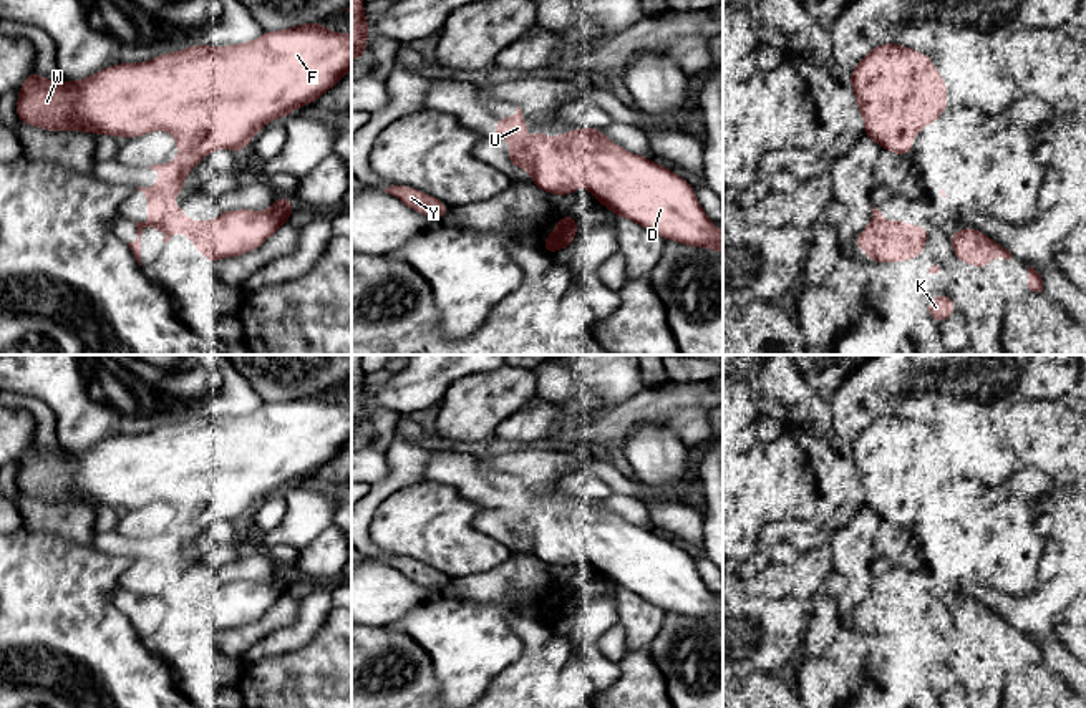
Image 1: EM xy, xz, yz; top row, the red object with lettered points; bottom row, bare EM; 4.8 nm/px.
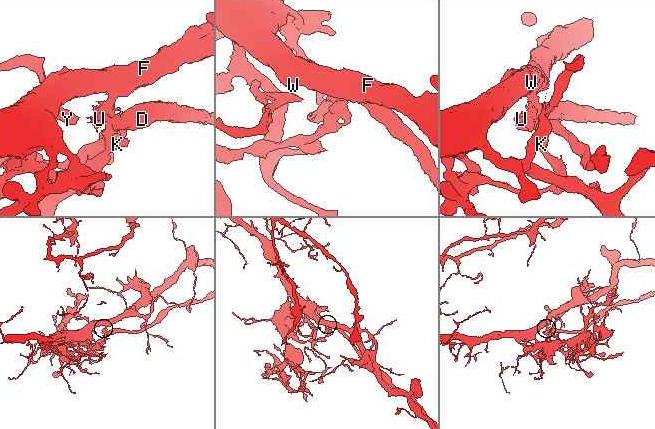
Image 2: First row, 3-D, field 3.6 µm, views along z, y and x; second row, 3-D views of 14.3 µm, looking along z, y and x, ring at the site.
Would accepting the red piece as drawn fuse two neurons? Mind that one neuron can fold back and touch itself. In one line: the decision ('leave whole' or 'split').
split

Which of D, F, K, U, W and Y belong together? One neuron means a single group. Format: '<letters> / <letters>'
D / F K U W Y

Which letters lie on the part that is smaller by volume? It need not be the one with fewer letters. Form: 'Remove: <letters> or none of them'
Remove: D

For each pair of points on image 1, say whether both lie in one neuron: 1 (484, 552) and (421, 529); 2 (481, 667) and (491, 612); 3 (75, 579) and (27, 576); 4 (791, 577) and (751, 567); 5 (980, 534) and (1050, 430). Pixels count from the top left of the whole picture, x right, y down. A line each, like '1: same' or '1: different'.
1: same
2: same
3: same
4: different
5: different

